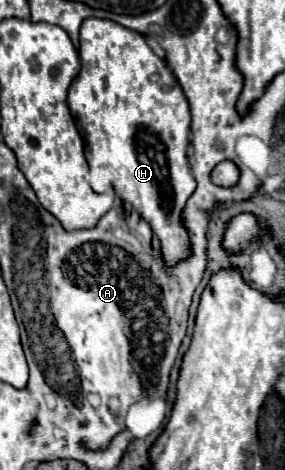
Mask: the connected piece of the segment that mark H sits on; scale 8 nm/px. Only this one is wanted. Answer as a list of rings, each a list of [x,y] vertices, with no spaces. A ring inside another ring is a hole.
[[[85,18],[79,30],[79,58],[81,70],[69,88],[69,108],[85,134],[85,156],[93,178],[113,184],[119,200],[139,212],[151,226],[161,244],[167,264],[175,264],[189,256],[187,230],[181,226],[181,210],[195,190],[195,180],[189,170],[187,144],[191,132],[191,112],[187,98],[177,82],[173,70],[159,58],[147,40],[113,20]]]

